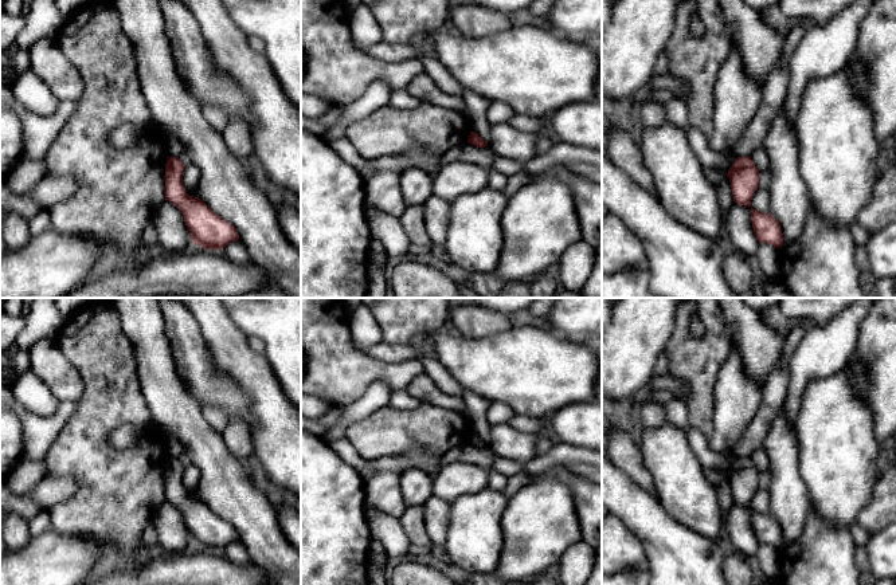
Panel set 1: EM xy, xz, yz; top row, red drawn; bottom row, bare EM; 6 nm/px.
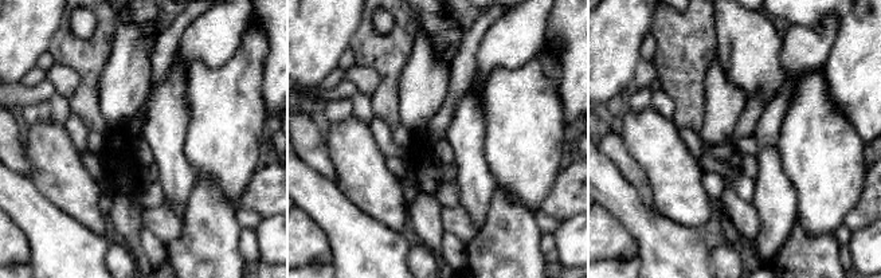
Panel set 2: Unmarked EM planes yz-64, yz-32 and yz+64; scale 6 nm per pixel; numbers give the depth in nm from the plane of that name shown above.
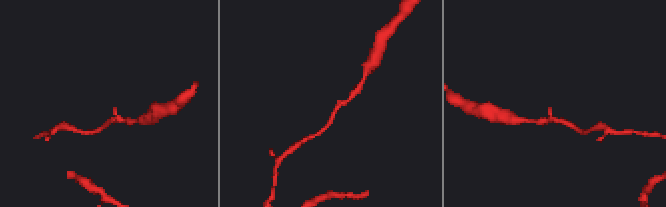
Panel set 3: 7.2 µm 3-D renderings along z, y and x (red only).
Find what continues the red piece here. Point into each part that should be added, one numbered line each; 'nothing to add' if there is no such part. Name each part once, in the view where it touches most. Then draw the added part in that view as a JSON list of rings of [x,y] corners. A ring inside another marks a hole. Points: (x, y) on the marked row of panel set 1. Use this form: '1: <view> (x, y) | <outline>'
nothing to add

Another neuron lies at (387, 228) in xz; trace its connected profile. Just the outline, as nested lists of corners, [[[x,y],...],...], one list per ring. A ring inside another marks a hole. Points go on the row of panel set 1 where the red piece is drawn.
[[[377,212],[367,216],[372,239],[377,239],[387,258],[404,255],[411,244],[400,220],[392,215]]]

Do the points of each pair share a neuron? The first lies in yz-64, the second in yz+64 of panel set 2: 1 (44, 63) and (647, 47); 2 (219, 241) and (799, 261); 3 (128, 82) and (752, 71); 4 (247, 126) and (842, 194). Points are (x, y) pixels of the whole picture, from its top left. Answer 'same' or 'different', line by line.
1: same
2: same
3: different
4: same

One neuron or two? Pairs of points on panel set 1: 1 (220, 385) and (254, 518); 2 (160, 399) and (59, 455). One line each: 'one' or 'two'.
1: two
2: two

